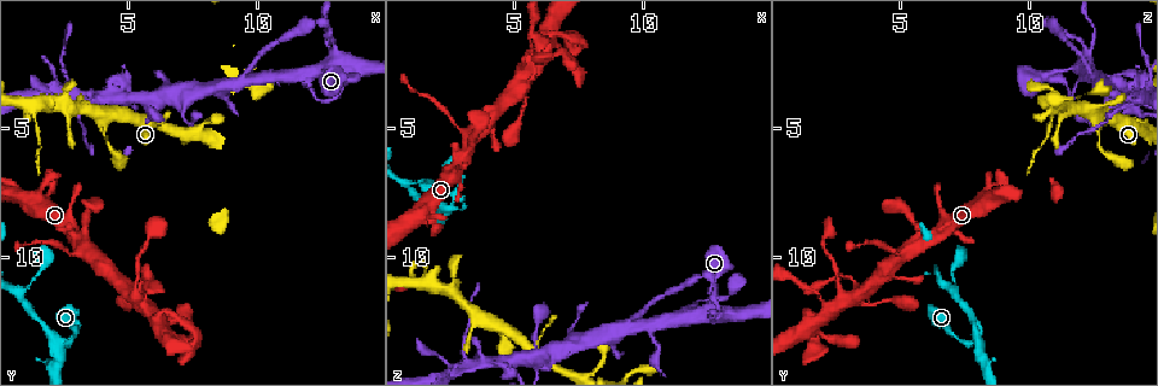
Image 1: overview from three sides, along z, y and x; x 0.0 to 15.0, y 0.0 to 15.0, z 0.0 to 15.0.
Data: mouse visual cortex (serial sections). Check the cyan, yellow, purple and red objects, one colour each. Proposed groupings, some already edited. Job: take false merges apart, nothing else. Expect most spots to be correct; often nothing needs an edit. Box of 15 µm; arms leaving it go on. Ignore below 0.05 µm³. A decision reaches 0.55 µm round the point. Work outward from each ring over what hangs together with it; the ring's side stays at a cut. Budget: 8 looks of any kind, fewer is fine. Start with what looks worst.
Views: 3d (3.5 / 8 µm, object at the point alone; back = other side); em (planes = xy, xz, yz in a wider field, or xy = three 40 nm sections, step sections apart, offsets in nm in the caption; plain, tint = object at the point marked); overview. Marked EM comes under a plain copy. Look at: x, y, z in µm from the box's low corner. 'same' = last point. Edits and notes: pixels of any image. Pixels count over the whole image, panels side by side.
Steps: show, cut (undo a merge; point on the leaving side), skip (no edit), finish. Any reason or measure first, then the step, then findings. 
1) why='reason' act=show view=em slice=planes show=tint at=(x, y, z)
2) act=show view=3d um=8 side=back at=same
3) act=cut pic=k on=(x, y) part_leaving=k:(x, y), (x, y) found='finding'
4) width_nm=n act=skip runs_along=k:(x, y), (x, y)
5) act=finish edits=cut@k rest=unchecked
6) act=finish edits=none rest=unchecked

why='narrows sharply' act=show view=3d um=8 at=(6.1, 4.0, 14.0)

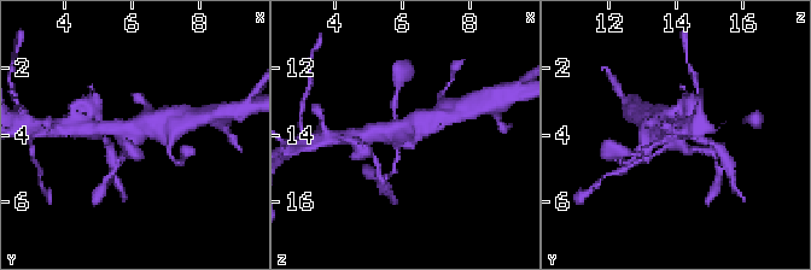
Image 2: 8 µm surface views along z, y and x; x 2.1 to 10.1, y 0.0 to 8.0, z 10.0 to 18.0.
why='need the tissue' act=show view=em slice=xy step=2 show=tint at=(6.1, 4.1, 13.9)

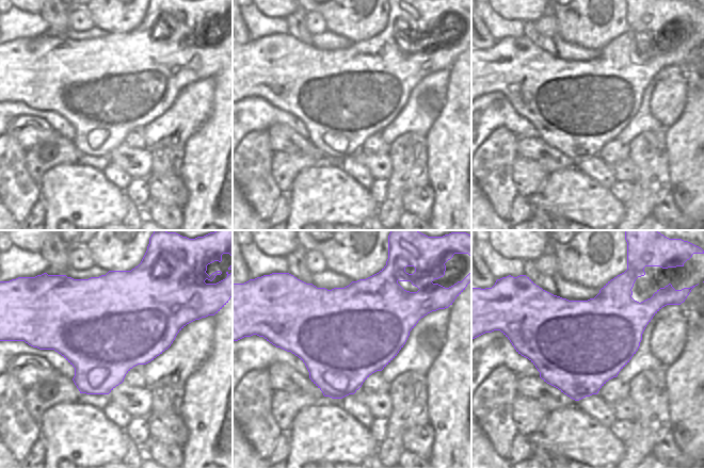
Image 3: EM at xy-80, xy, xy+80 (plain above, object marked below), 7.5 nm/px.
act=skip runs_along=2:(439, 113), (410, 127), (372, 131) found='continuous, no second cell'

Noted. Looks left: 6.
act=show view=3d um=8 at=(3.2, 9.8, 5.0)

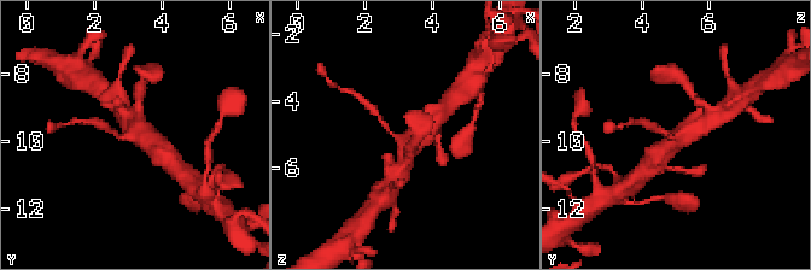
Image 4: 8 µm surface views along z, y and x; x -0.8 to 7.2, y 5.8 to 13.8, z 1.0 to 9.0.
act=show view=3d um=3.5 at=(3.1, 9.9, 5.0)

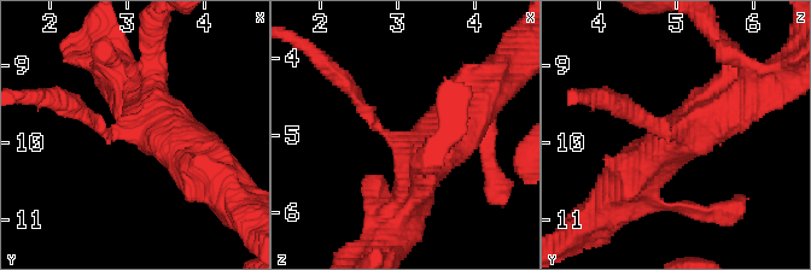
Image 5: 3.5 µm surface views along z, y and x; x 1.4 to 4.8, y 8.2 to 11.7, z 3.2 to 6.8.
act=show view=em slice=xy step=3 show=tint at=(3.10, 9.90, 5.10)

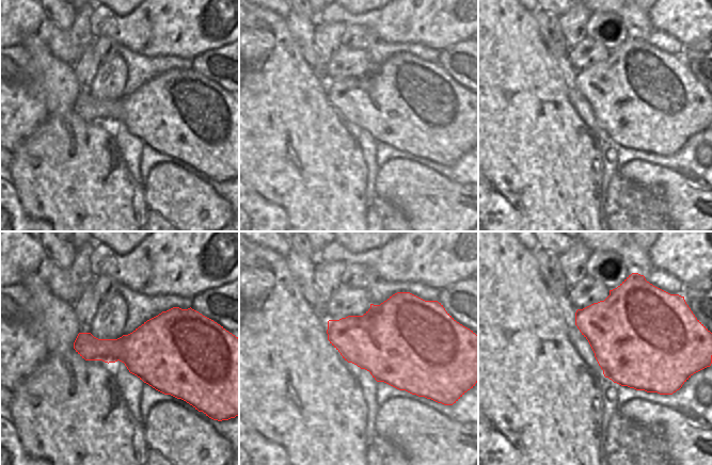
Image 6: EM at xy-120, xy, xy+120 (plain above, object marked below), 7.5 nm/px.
arms=3 arm_widths_nm=150,500,600 act=skip runs_along=5:(757, 91), (667, 142), (643, 169) found='all the same cell'

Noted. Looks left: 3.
why='four or more arms meet' act=show view=em slice=xy step=5 show=tint at=(5.3, 11.4, 2.8)

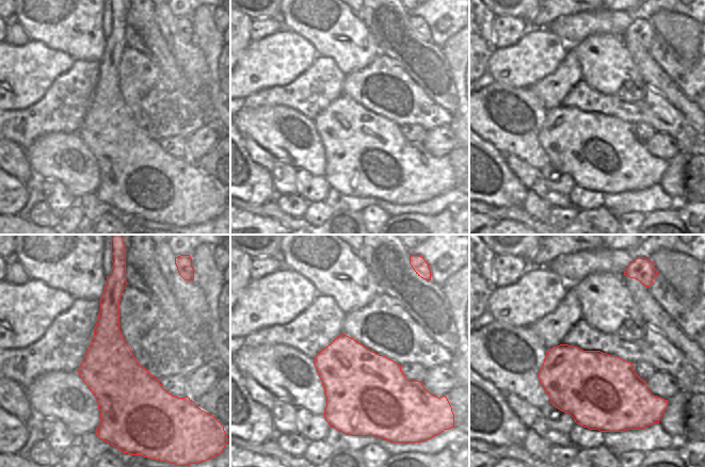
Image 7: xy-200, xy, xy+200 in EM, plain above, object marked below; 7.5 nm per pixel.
why='wider look' act=show view=3d um=3.5 at=same

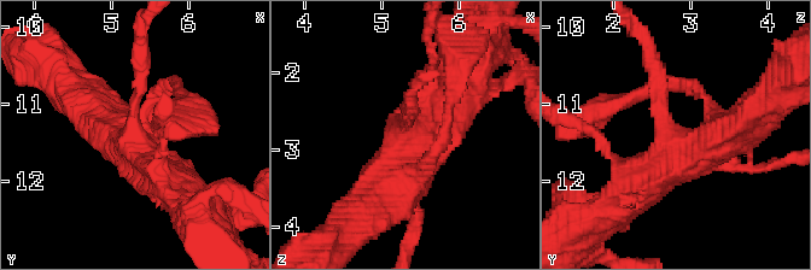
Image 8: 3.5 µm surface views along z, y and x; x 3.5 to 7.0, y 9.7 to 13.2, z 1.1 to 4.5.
arms=4 act=skip runs_along=8:(406, 170), (424, 117), (479, 56) found='continuous, no second cell'

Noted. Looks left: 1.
act=finish edits=none rest=unchecked

